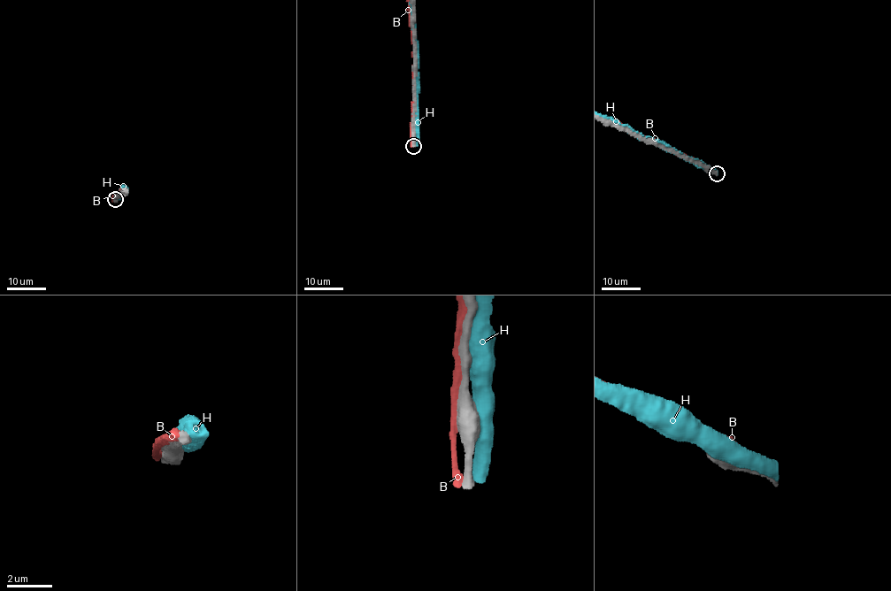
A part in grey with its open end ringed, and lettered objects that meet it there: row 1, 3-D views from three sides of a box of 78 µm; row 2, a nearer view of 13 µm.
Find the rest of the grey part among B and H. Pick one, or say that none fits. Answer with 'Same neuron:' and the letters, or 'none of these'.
Same neuron: none of these

